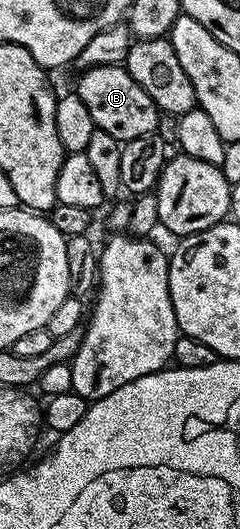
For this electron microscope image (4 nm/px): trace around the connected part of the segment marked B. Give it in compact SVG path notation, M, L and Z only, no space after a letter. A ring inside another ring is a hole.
M125 64L97 65L81 70L79 77L82 78L76 86L78 97L84 99L95 126L112 135L114 140L125 143L132 139L140 139L140 135L148 135L159 128L158 108L152 103L152 99L148 99L148 91L144 91L144 87L140 87L136 79L132 79Z

